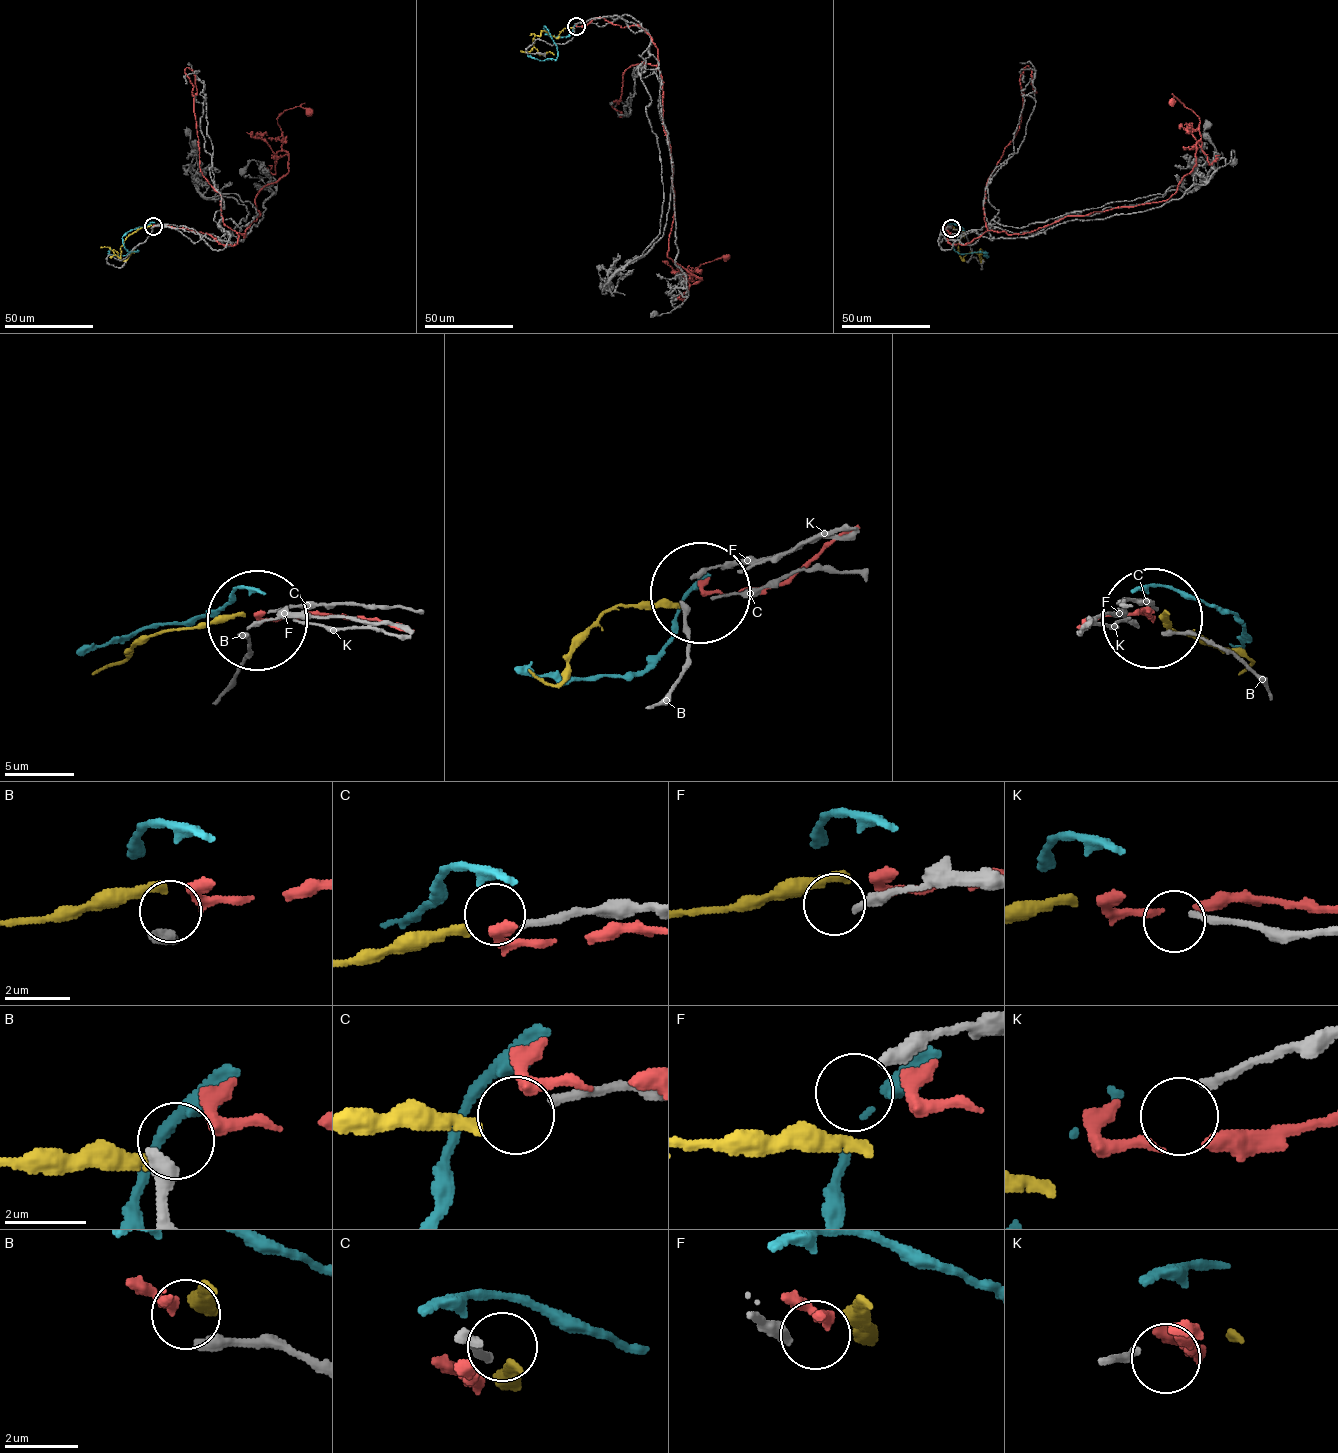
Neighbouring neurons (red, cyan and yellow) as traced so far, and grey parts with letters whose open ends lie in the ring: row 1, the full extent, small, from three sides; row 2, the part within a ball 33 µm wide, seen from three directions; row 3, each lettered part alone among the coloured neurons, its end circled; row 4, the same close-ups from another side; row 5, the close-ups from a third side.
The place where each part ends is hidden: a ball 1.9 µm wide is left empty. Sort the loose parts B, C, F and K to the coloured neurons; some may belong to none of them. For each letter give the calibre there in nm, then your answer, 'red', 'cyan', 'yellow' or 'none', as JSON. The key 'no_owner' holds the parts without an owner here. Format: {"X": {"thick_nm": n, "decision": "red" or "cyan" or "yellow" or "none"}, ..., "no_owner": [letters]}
{"B": {"thick_nm": 400, "decision": "red"}, "C": {"thick_nm": 240, "decision": "yellow"}, "F": {"thick_nm": 320, "decision": "none"}, "K": {"thick_nm": 200, "decision": "none"}, "no_owner": ["F", "K"]}

